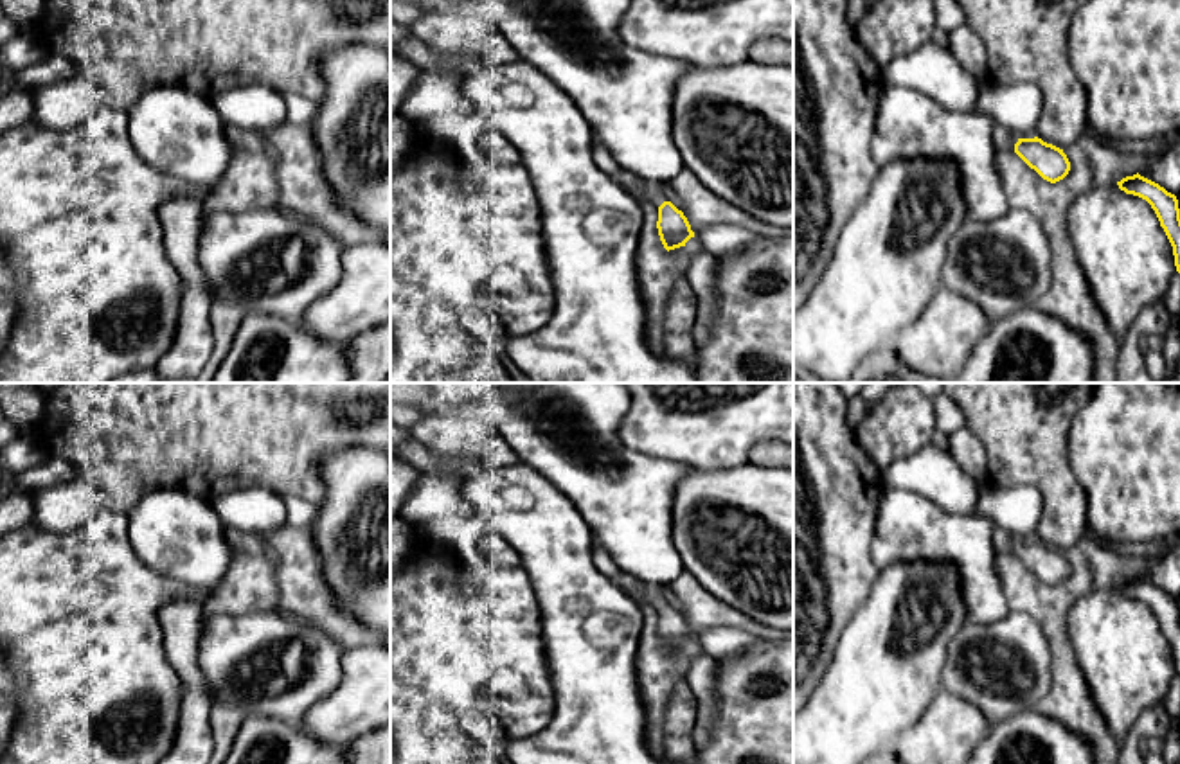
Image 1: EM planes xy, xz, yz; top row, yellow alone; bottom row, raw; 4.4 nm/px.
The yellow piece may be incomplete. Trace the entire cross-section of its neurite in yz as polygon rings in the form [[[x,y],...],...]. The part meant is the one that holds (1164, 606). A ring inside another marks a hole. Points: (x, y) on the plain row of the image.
[[[1139,575],[1122,581],[1121,584],[1117,584],[1117,588],[1126,597],[1139,599],[1151,608],[1160,624],[1160,629],[1164,631],[1173,649],[1175,669],[1180,676],[1180,611],[1176,599],[1167,595],[1158,586],[1140,579]]]

